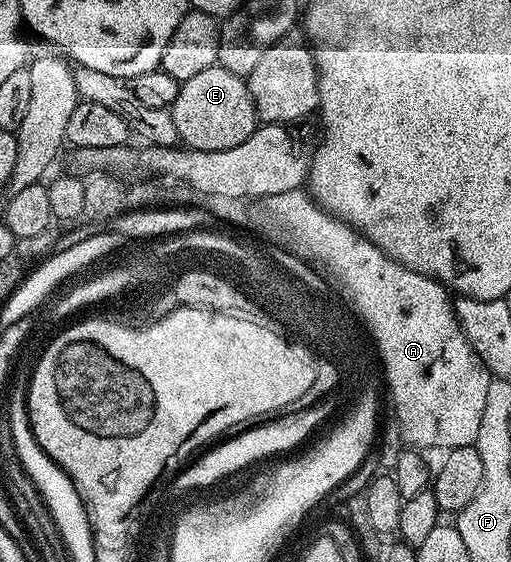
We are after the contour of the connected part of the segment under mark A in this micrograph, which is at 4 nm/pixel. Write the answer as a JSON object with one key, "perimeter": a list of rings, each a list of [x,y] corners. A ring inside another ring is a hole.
{"perimeter":[[[305,188],[267,197],[264,205],[270,212],[271,219],[279,221],[283,231],[294,236],[296,244],[303,245],[312,256],[318,257],[338,271],[350,293],[356,291],[361,294],[358,301],[362,303],[364,309],[367,309],[366,315],[375,325],[374,333],[381,338],[382,353],[385,356],[380,360],[380,367],[386,372],[400,429],[406,441],[404,443],[417,449],[428,447],[442,449],[441,451],[474,445],[492,377],[485,363],[474,353],[470,341],[462,330],[455,313],[451,290],[442,282],[412,271],[398,261],[394,262],[394,273],[386,273],[386,265],[390,265],[393,259],[385,253],[382,261],[378,261],[374,253],[378,253],[380,247],[371,245],[363,233],[344,223],[339,217],[333,217],[331,213],[326,212]],[[353,249],[363,249],[364,252],[354,255]]]}

